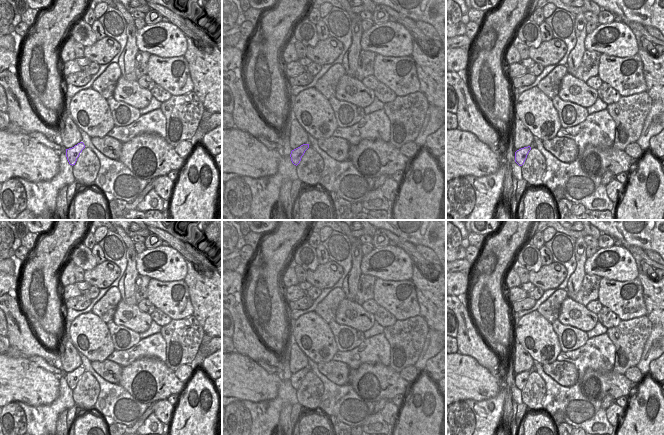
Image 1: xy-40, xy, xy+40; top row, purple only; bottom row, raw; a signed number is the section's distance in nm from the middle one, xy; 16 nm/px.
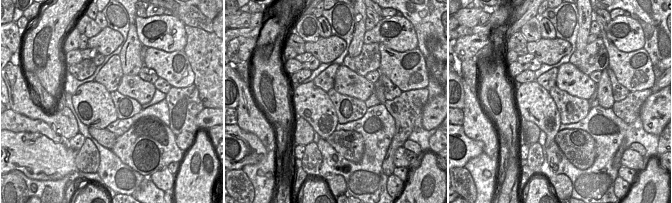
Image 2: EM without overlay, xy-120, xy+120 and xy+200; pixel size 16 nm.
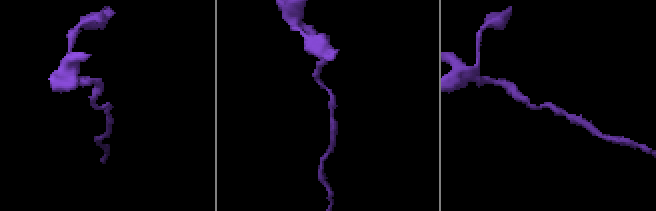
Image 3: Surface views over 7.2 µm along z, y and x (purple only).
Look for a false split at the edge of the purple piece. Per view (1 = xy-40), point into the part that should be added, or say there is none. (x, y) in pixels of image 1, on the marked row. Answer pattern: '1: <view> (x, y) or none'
1: none

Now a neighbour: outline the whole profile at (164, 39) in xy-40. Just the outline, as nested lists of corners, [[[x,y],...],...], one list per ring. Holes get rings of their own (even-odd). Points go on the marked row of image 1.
[[[163,21],[137,29],[136,45],[140,51],[161,58],[184,56],[187,51],[185,34],[171,22]]]

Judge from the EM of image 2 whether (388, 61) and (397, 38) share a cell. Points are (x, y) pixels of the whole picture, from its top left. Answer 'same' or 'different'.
different

